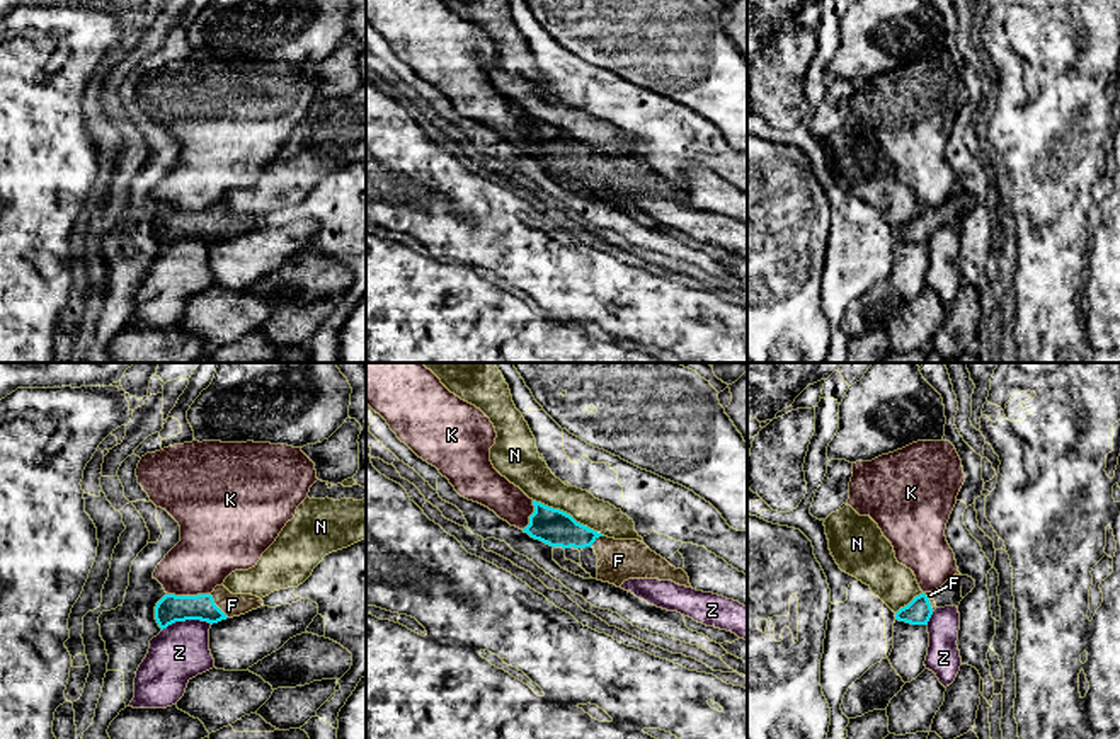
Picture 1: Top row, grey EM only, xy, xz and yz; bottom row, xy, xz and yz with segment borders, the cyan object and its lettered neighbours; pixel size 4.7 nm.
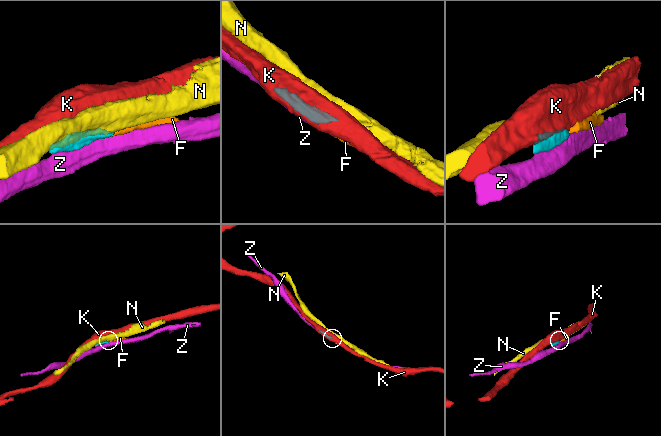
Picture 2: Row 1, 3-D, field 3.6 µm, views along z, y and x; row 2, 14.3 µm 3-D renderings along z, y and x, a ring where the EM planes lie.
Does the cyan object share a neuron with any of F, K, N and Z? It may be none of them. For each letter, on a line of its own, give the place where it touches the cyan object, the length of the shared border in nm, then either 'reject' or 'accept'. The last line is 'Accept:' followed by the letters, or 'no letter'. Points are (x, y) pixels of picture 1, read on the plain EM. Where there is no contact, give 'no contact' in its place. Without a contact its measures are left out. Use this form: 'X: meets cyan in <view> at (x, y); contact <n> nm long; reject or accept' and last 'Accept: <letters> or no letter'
F: meets cyan in xy at (217, 225); contact 140 nm long; accept
K: meets cyan in xy at (189, 215); contact 200 nm long; reject
N: meets cyan in xz at (569, 133); contact 380 nm long; reject
Z: meets cyan in xy at (186, 237); contact 240 nm long; reject
Accept: F

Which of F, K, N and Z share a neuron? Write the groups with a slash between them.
F / K / N / Z

